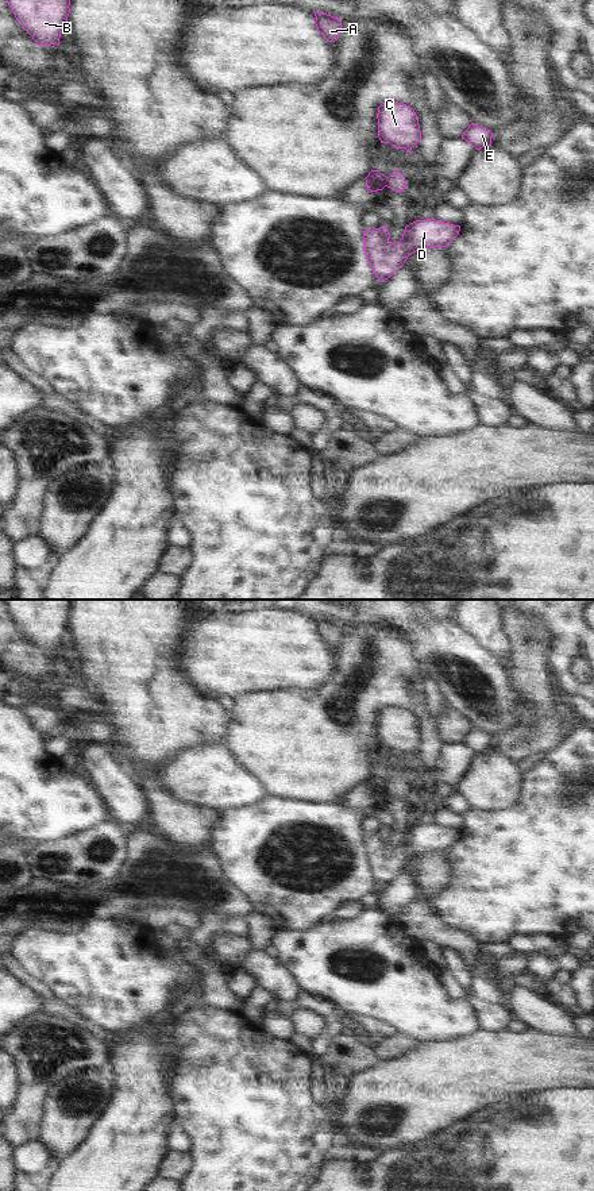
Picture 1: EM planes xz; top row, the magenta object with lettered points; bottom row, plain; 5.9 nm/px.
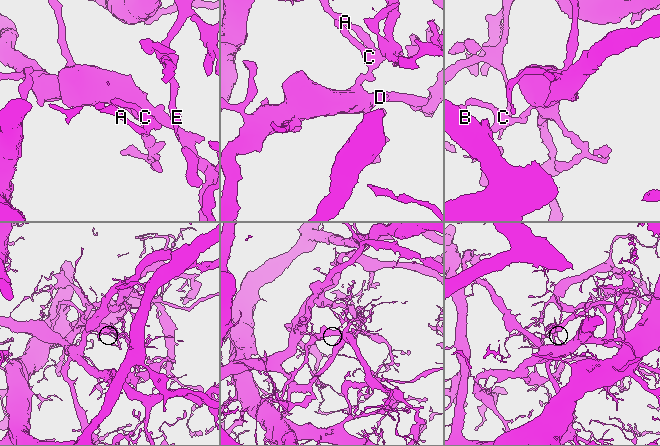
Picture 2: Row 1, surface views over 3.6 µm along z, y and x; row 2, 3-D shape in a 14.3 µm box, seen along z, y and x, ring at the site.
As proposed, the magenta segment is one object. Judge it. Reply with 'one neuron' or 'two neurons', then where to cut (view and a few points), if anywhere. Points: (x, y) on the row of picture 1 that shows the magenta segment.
two neurons; cut xz (388, 177), (385, 185)

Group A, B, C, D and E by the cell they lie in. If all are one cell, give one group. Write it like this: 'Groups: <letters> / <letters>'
Groups: A B C E / D.

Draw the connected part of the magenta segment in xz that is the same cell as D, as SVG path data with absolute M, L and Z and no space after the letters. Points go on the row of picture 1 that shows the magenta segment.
M416 220L405 227L402 239L392 243L387 227L363 231L363 250L378 281L392 277L408 259L421 248L446 247L459 235L460 226L436 220Z

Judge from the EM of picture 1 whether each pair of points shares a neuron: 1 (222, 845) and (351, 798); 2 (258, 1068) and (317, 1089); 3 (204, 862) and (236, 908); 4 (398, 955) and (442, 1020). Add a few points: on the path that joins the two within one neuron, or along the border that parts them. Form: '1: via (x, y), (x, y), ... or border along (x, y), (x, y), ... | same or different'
1: border along (339, 802), (353, 810), (369, 814) | different
2: border along (308, 1057), (308, 1094), (323, 1106) | different
3: via (207, 872), (226, 891), (226, 897) | same
4: via (405, 971), (405, 983), (425, 1003) | same

